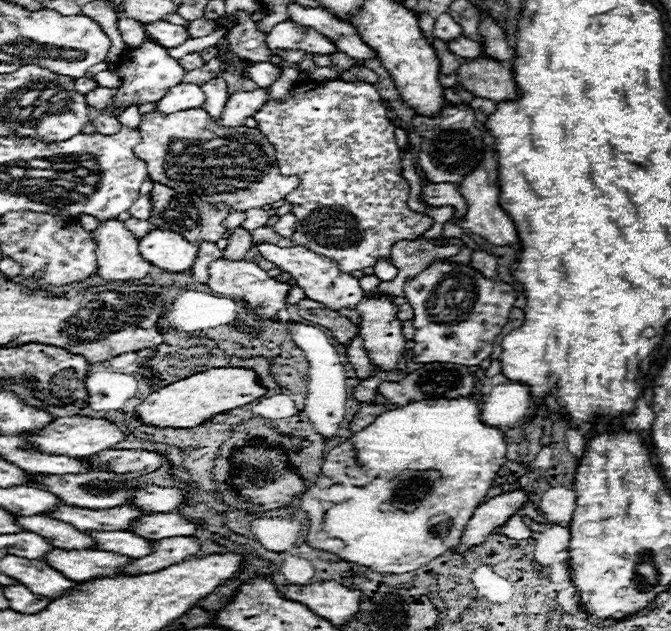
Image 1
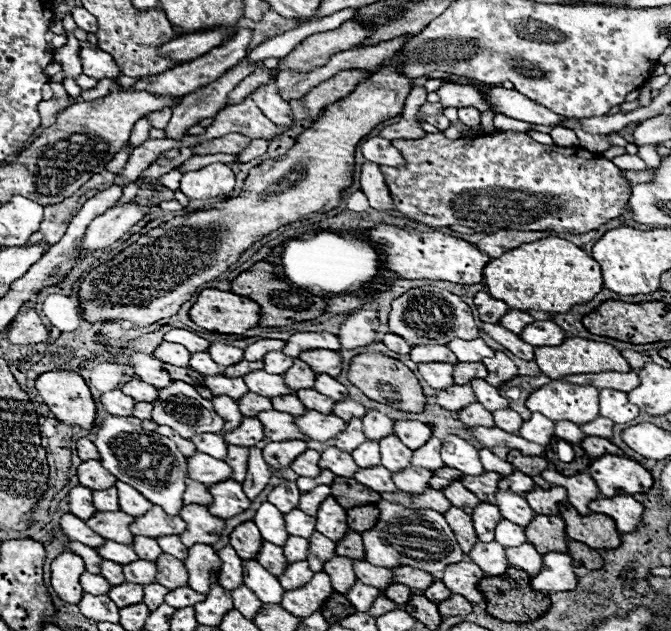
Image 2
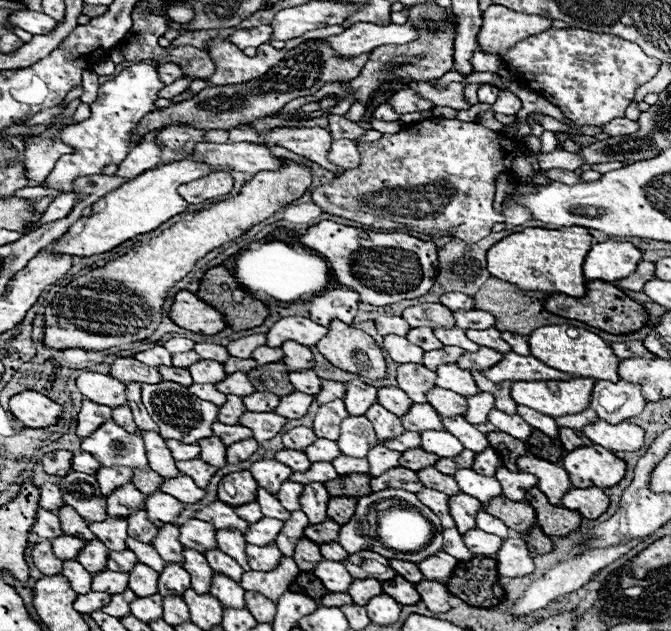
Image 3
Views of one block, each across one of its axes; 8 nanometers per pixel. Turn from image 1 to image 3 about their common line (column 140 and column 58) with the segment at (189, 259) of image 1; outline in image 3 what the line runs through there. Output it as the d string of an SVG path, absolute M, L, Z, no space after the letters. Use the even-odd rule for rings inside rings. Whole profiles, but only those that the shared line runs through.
M190 156L184 160L178 160L178 162L166 164L166 166L146 170L140 176L136 176L134 180L128 180L120 188L116 188L116 190L108 192L106 196L102 196L100 200L96 200L96 204L92 204L92 214L78 218L64 232L64 236L60 236L52 244L52 250L56 254L88 258L94 254L108 252L138 234L146 234L146 232L158 228L162 222L170 220L176 214L182 214L186 210L186 206L182 206L182 198L178 194L180 184L208 176L210 172L212 170L208 170L200 162L194 162ZM166 208L178 208L178 210L166 210Z

